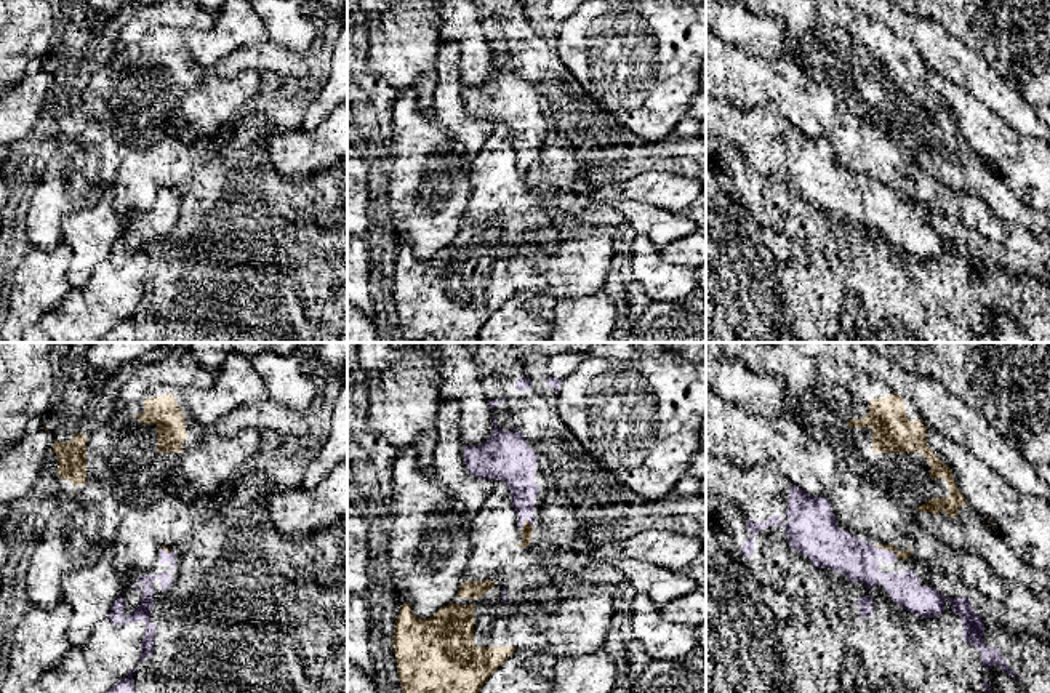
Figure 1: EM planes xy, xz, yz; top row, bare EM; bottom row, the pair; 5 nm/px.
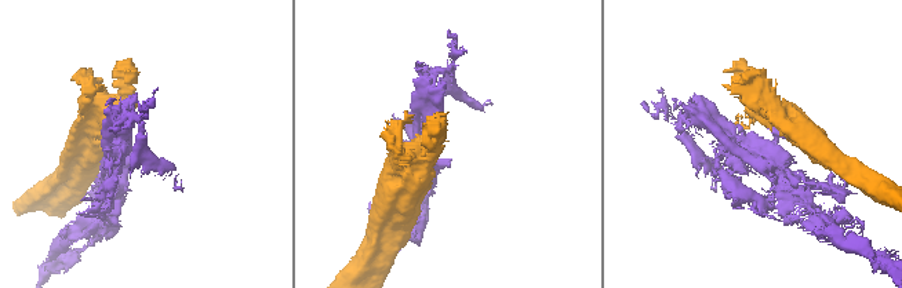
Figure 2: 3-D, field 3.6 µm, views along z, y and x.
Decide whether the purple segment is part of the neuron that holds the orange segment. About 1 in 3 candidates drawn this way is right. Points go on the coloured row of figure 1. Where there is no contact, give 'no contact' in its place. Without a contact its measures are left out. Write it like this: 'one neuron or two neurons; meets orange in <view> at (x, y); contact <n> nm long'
two neurons; meets orange in yz at (885, 549); contact 130 nm long

